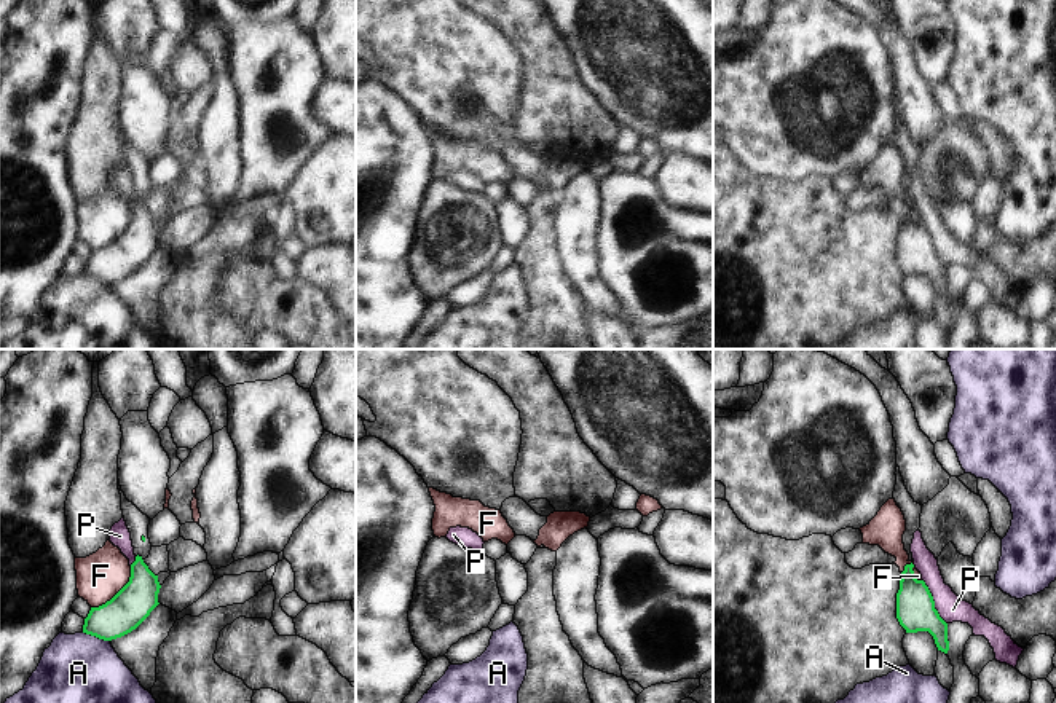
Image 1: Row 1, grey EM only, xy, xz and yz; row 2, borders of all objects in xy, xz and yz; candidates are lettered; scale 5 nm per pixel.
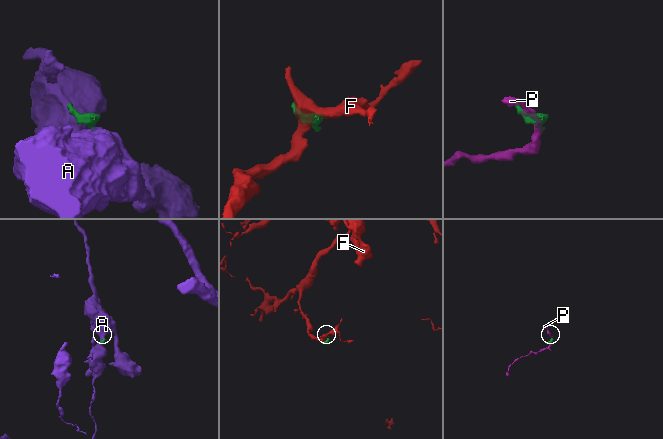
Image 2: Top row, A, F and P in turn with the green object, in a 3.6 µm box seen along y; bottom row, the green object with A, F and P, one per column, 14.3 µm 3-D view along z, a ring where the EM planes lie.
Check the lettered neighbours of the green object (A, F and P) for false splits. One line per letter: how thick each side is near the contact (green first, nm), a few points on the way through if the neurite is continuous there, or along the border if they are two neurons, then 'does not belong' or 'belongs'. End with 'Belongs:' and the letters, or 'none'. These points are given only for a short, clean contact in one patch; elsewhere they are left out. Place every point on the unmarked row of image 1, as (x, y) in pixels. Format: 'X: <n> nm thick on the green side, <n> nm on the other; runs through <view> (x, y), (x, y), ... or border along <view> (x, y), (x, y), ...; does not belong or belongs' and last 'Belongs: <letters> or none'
A: 190 nm thick on the green side, 460 nm on the other; border along xy (82, 274), (109, 284); does not belong
F: 190 nm thick on the green side, 240 nm on the other; border along xy (131, 209), (128, 223), (109, 243), (91, 251); does not belong
P: 190 nm thick on the green side, 140 nm on the other; border along yz (922, 222), (932, 239), (933, 251), (946, 267); does not belong
Belongs: none

